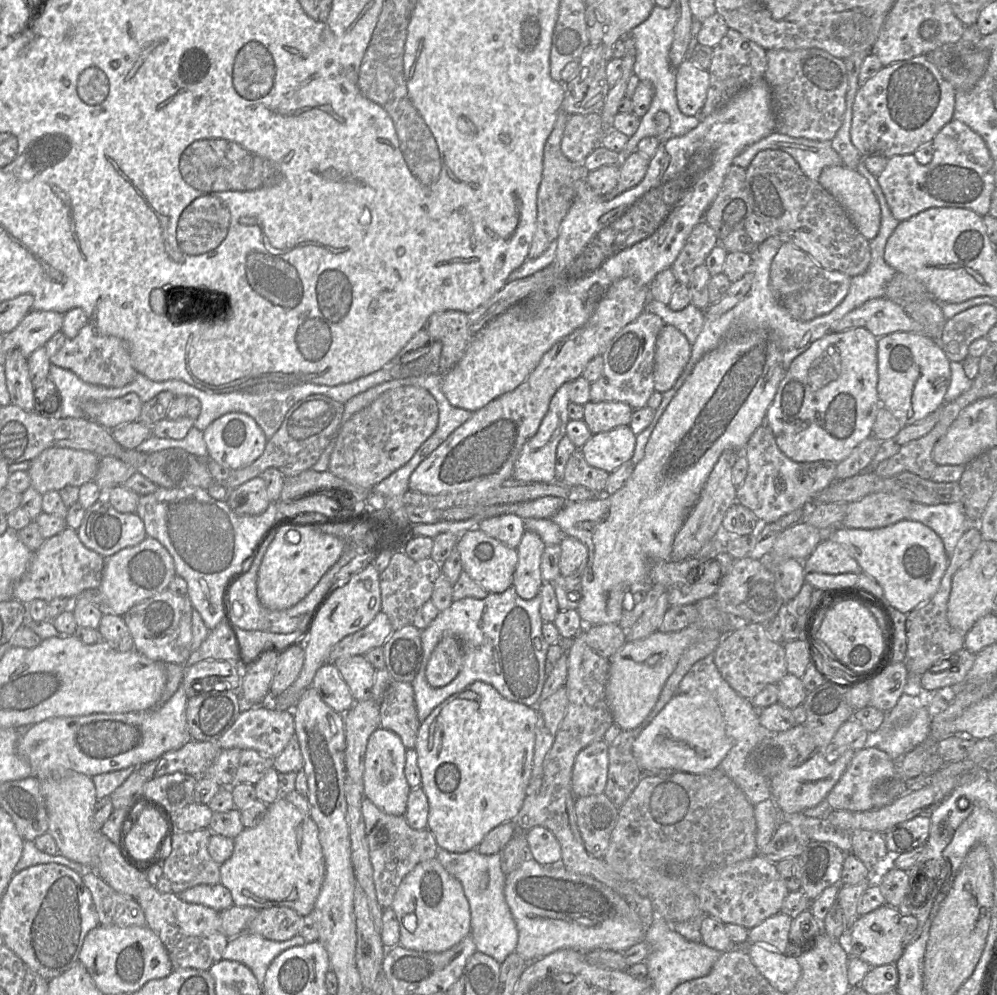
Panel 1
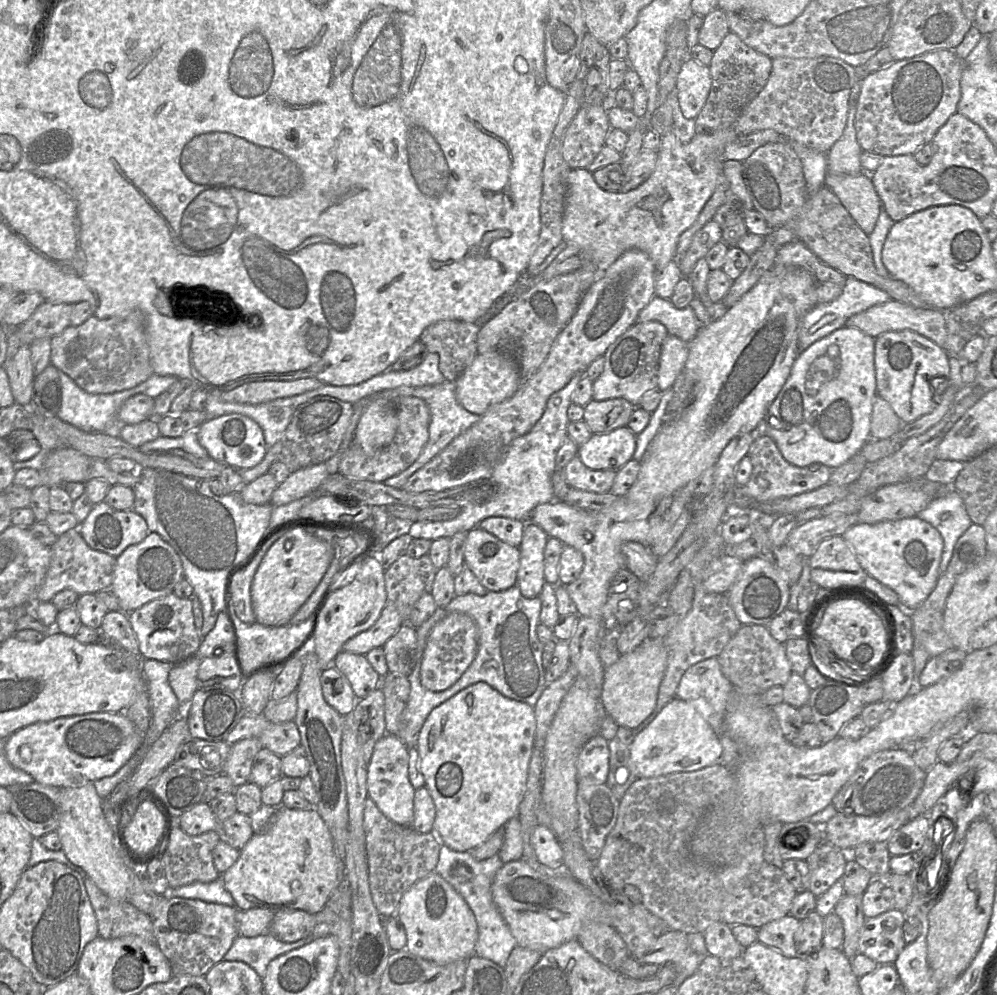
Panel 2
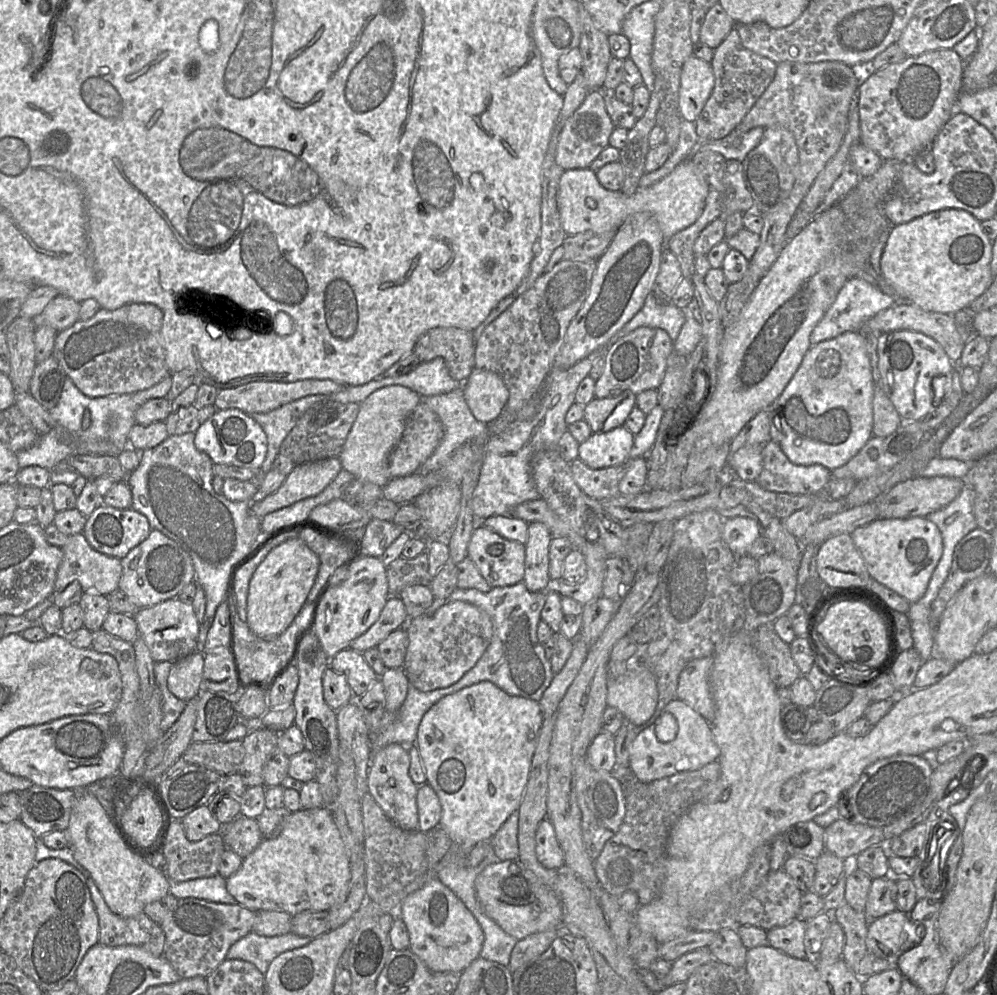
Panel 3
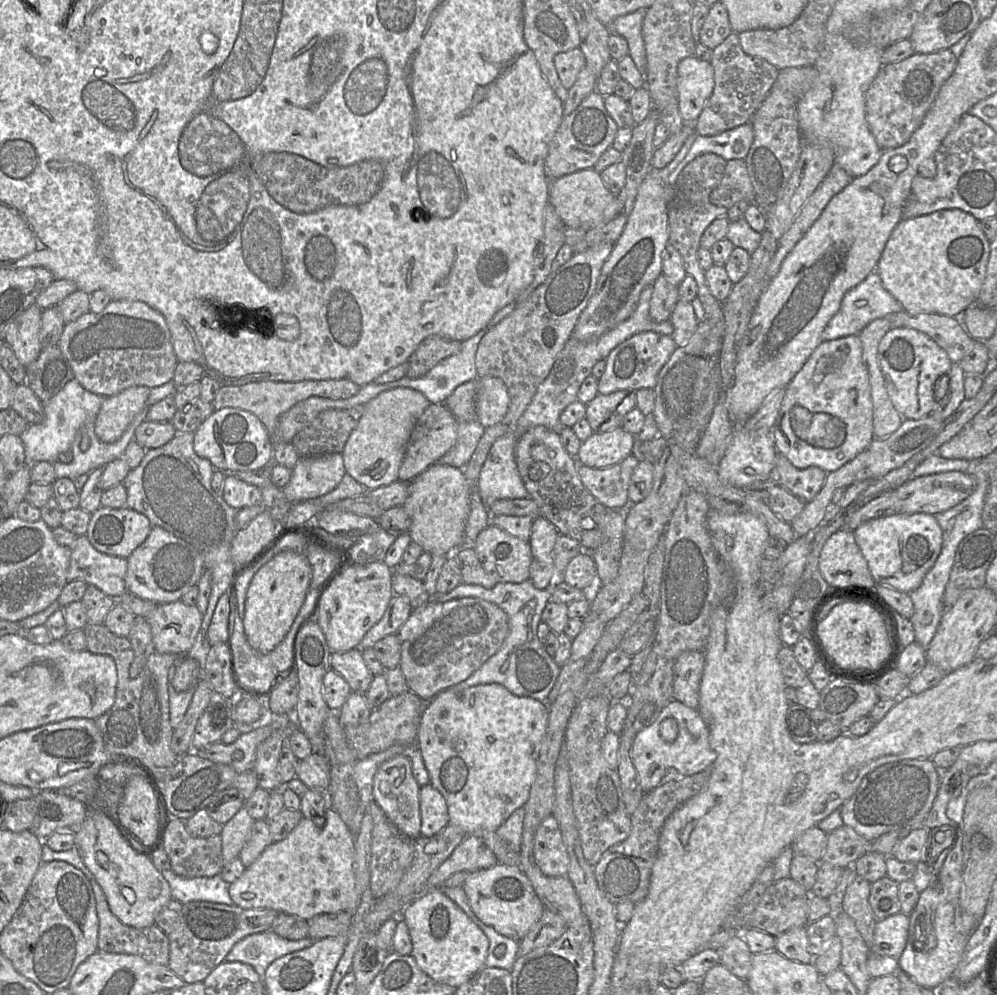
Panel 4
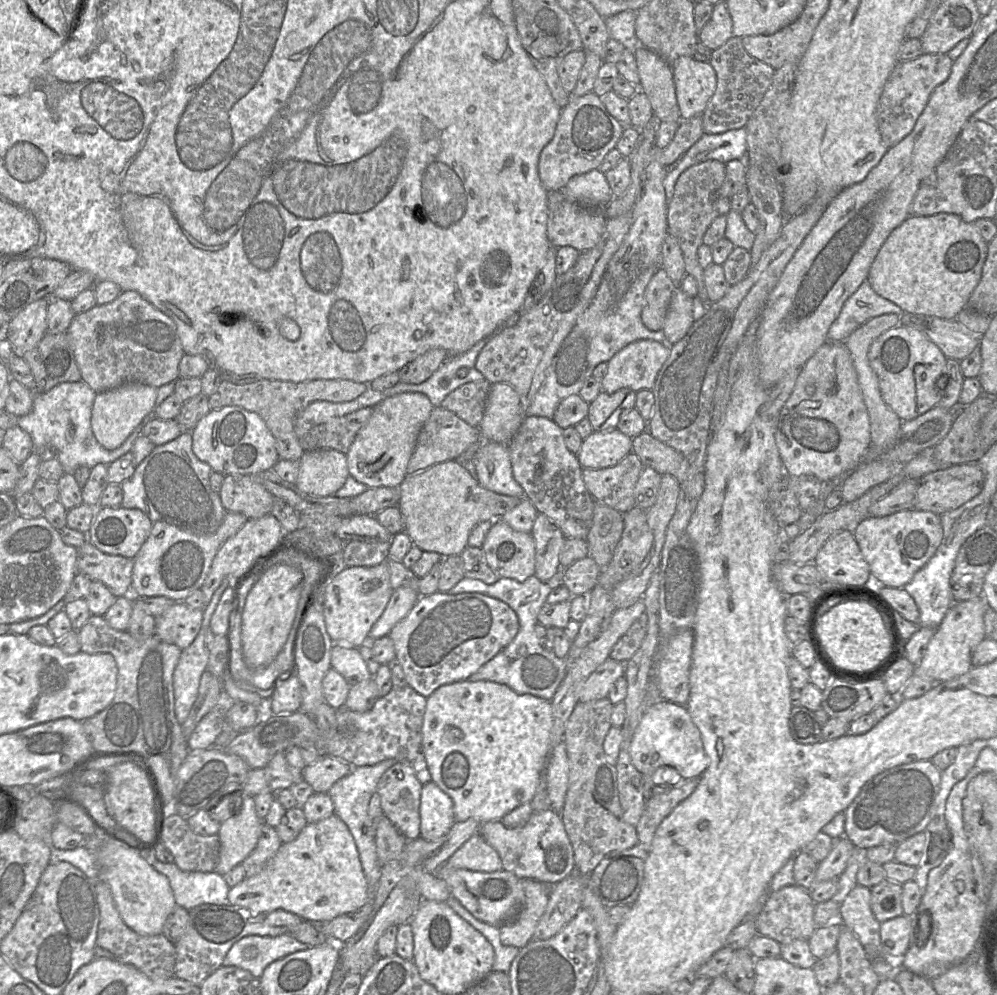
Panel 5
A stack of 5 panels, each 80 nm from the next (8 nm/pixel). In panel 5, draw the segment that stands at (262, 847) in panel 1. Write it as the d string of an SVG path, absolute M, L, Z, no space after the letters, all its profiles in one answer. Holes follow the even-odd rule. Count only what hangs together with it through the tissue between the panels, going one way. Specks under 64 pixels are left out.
M332 814L330 817L323 819L319 822L308 823L299 833L295 840L289 843L283 843L278 849L275 856L267 863L267 865L260 873L252 877L245 877L243 881L229 889L228 900L231 905L247 908L253 913L261 914L270 913L276 910L284 910L286 912L295 914L301 917L303 920L309 922L328 922L340 915L356 912L357 910L371 902L372 894L370 892L366 877L362 869L358 849L354 838L351 832L349 831L348 826L337 815Z

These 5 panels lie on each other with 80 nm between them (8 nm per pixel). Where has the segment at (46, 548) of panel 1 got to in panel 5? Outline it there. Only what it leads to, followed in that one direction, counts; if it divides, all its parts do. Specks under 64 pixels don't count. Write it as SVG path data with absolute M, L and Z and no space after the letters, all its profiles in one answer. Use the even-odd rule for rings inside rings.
M88 540L77 549L77 570L103 583L116 597L131 593L133 559L105 554Z

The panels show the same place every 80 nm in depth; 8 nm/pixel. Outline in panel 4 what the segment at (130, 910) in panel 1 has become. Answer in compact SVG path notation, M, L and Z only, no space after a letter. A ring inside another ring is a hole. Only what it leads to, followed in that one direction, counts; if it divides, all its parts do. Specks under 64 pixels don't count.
M95 879L89 881L94 892L99 921L98 950L107 953L136 955L150 963L168 966L170 951L168 936L156 924L145 928L135 928L122 923L111 912L105 893L99 883Z

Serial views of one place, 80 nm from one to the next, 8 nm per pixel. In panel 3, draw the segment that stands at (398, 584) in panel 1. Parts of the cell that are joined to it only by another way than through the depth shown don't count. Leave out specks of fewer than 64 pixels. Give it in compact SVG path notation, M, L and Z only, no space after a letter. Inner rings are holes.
M427 550L413 559L399 557L387 566L387 580L390 597L399 597L407 586L431 586Z

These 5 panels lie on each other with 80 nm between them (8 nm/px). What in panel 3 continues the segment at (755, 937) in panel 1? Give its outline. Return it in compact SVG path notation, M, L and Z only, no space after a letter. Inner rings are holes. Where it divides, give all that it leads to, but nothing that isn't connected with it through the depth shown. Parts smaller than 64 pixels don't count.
M796 918L784 926L768 930L768 946L796 959L807 959L804 946L805 925L803 920Z

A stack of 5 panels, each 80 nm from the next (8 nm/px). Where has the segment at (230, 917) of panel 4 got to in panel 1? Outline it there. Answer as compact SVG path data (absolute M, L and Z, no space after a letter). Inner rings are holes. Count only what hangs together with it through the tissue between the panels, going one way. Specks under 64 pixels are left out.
M155 886L142 889L136 901L145 914L146 925L164 944L173 969L208 970L222 959L229 938L221 931L220 912L205 905L185 902L173 892L162 893Z

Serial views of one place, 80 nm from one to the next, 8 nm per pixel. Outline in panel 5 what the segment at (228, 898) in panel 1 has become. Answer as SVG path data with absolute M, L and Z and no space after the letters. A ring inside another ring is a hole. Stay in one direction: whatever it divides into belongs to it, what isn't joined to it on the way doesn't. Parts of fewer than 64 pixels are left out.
M155 851L145 854L145 859L155 870L165 875L170 882L176 904L186 910L190 910L201 904L228 905L228 892L230 887L223 876L216 872L189 872L181 870L174 862L162 863L156 856Z

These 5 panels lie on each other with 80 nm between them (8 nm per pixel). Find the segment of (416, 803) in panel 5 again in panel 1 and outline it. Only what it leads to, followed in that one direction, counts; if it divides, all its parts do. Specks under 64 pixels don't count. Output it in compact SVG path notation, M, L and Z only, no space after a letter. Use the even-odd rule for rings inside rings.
M379 727L369 737L365 753L364 795L379 809L394 816L404 816L408 796L412 790L405 776L406 751L396 733Z

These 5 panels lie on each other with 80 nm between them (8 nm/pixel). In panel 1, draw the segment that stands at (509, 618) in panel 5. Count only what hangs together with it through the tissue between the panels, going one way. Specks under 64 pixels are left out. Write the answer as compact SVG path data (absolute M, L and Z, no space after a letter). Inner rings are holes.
M454 635L444 636L433 650L426 666L426 678L434 688L440 688L452 682L462 667L463 650Z

